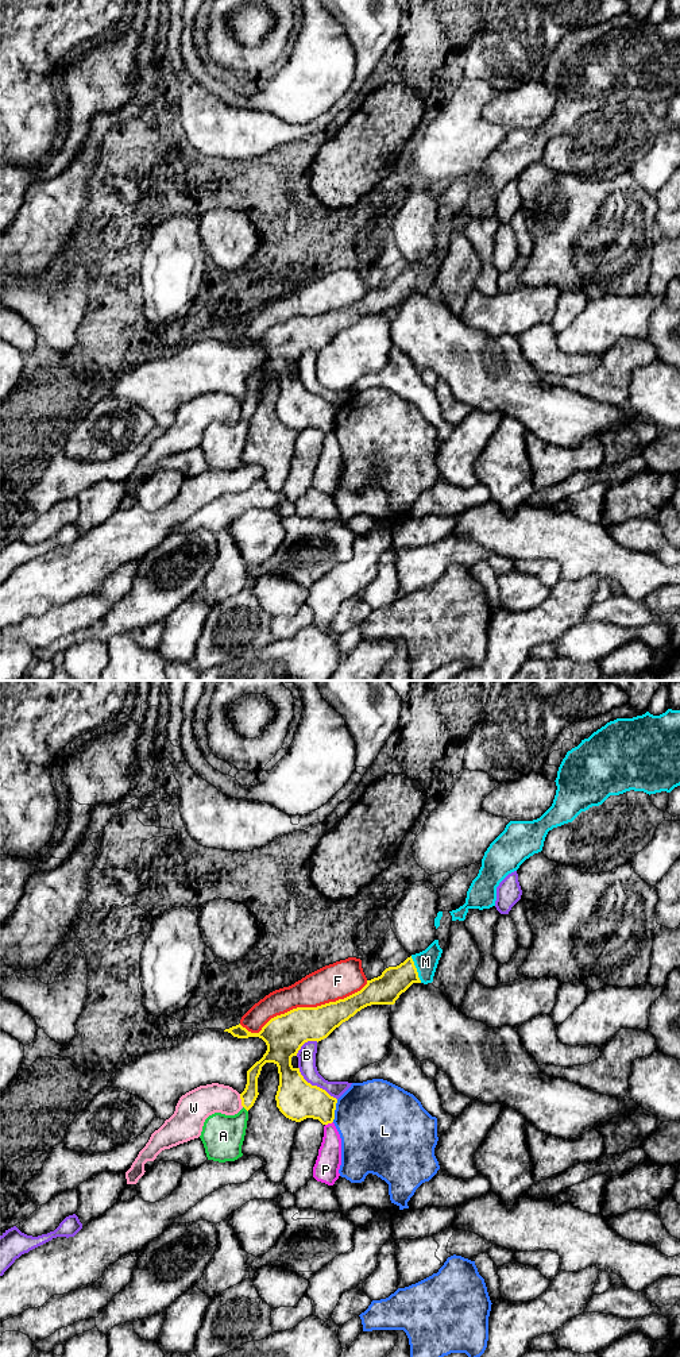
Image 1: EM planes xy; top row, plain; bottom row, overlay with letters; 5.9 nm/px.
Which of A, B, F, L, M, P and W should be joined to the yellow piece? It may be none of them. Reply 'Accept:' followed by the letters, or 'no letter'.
Accept: M

